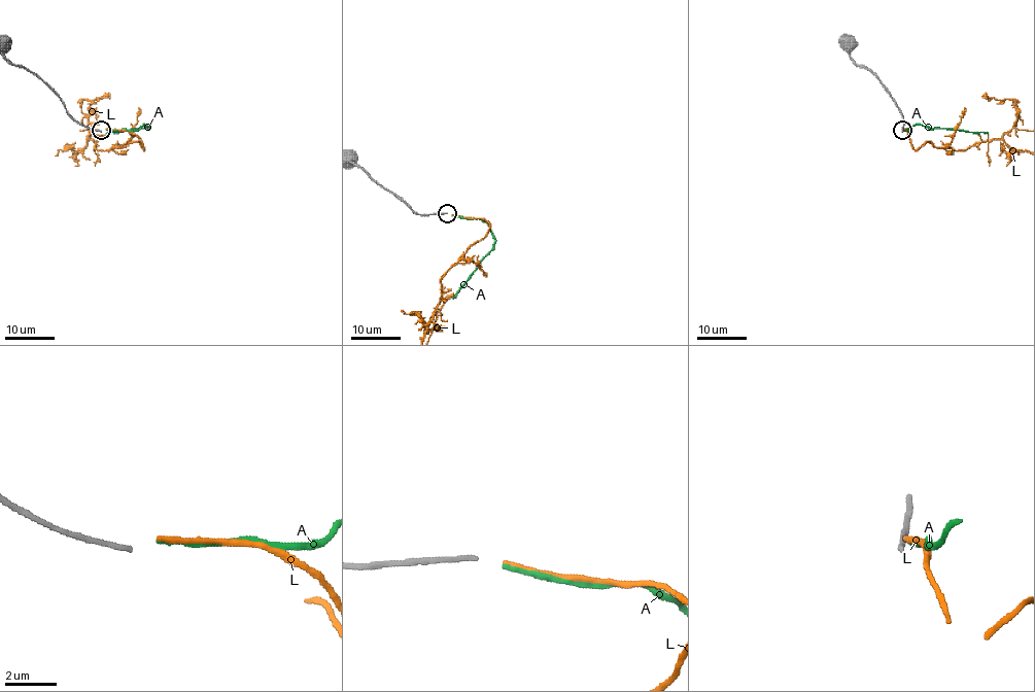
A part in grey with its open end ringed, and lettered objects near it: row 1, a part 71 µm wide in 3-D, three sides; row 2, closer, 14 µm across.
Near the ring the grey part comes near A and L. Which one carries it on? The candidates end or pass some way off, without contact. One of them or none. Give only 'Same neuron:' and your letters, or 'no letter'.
Same neuron: L

